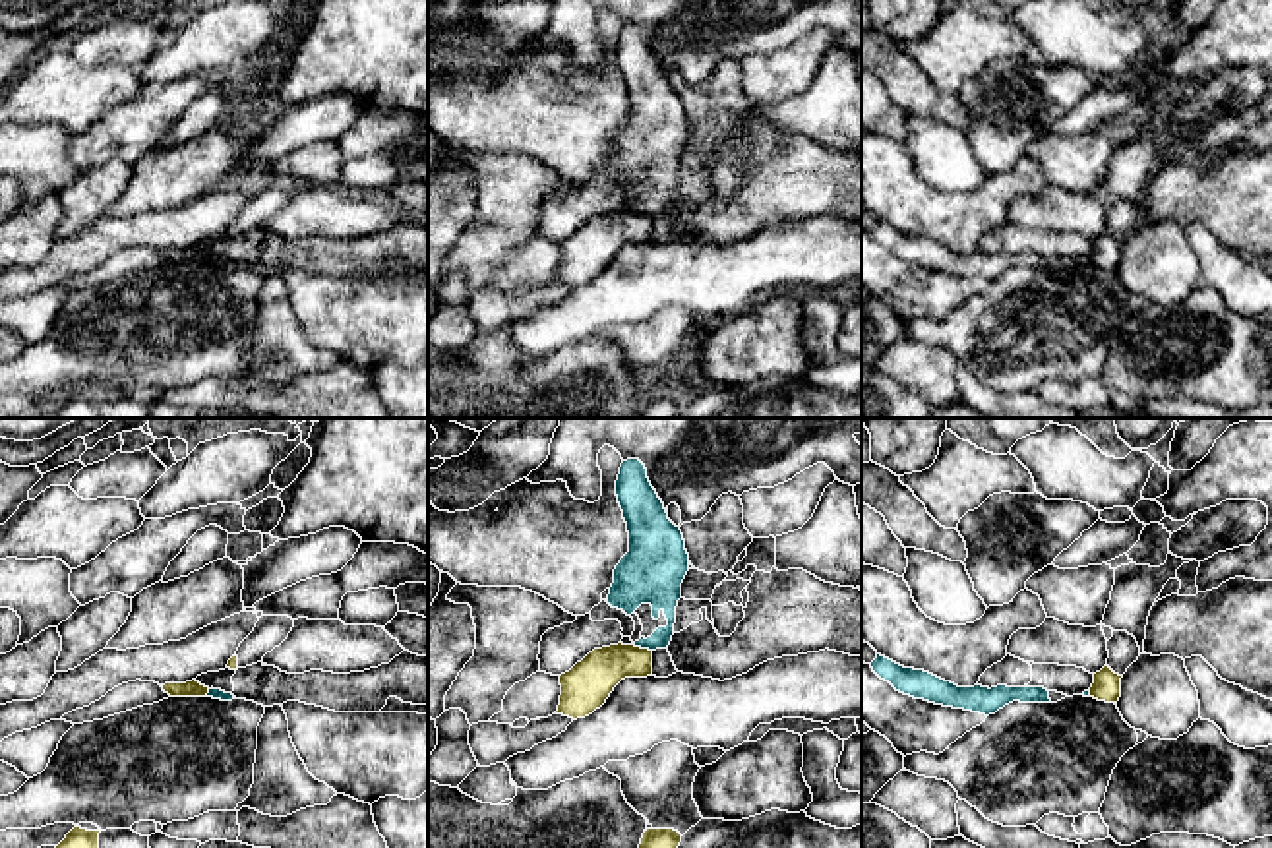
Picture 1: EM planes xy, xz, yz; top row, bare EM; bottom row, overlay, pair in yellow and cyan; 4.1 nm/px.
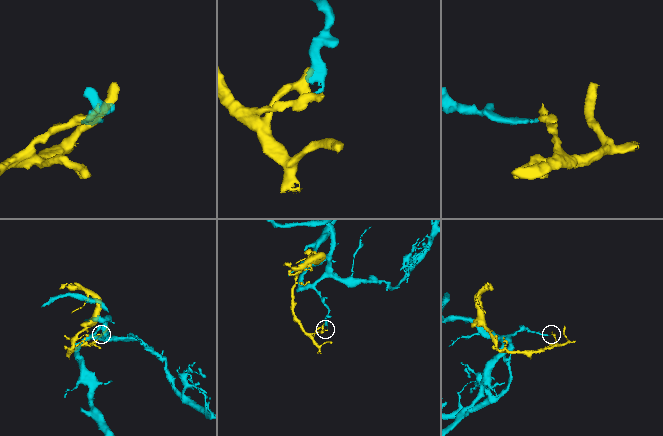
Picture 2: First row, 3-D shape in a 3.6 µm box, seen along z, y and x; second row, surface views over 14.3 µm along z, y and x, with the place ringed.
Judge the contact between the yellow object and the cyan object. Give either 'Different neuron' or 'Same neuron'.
Different neuron

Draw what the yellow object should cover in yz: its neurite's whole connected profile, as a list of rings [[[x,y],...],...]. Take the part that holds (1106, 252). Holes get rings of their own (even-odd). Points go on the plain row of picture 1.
[[[1107,230],[1094,240],[1090,263],[1105,269],[1117,269],[1121,263],[1121,244]]]

